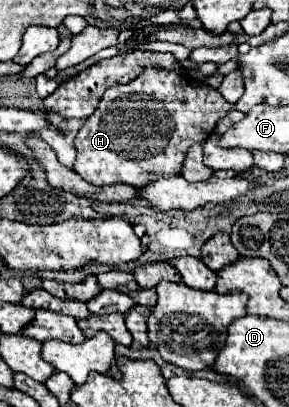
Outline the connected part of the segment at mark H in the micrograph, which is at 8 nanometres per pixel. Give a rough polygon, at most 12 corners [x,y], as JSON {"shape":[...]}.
{"shape":[[148,67],[108,89],[74,141],[92,185],[180,175],[232,111]]}

